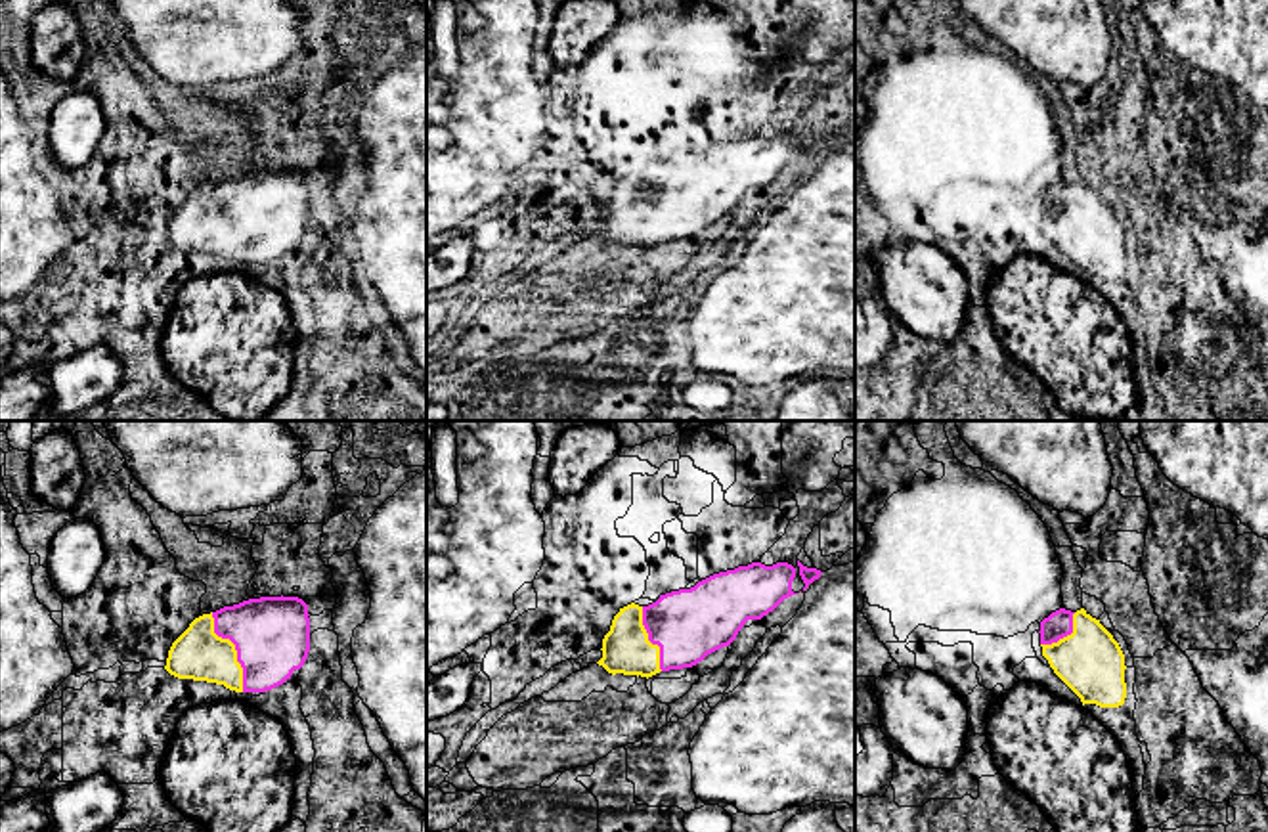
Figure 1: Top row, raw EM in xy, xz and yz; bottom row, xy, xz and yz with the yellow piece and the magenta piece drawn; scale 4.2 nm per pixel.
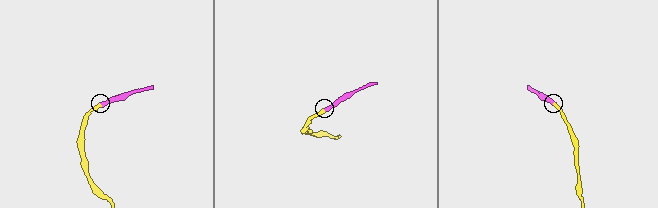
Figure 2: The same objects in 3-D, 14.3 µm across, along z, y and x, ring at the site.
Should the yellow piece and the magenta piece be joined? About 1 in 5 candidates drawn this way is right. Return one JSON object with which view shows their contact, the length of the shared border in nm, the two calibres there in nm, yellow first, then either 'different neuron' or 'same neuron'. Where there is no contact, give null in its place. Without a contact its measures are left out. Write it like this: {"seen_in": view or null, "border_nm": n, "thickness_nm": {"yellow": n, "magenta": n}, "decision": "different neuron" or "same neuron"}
{"seen_in": "xy", "border_nm": 360, "thickness_nm": {"yellow": 220, "magenta": 320}, "decision": "same neuron"}

